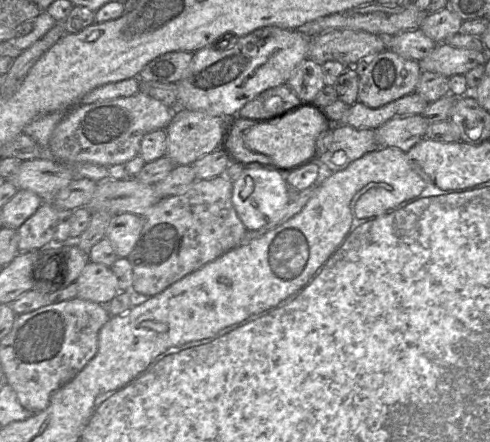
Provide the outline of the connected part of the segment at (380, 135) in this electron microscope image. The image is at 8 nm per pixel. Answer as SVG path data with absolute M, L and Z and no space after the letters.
M411 115L392 118L374 131L380 147L408 151L425 138L428 125L422 115Z

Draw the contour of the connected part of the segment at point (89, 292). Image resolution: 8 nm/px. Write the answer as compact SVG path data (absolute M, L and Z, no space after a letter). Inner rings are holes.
M88 262L75 282L77 297L107 305L118 293L118 283L110 267Z

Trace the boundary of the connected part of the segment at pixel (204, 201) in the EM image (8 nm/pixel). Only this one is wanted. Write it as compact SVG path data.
M226 176L197 179L185 192L161 198L143 216L143 229L134 249L127 257L133 269L132 291L153 297L185 276L237 247L247 229L232 203L233 182Z

